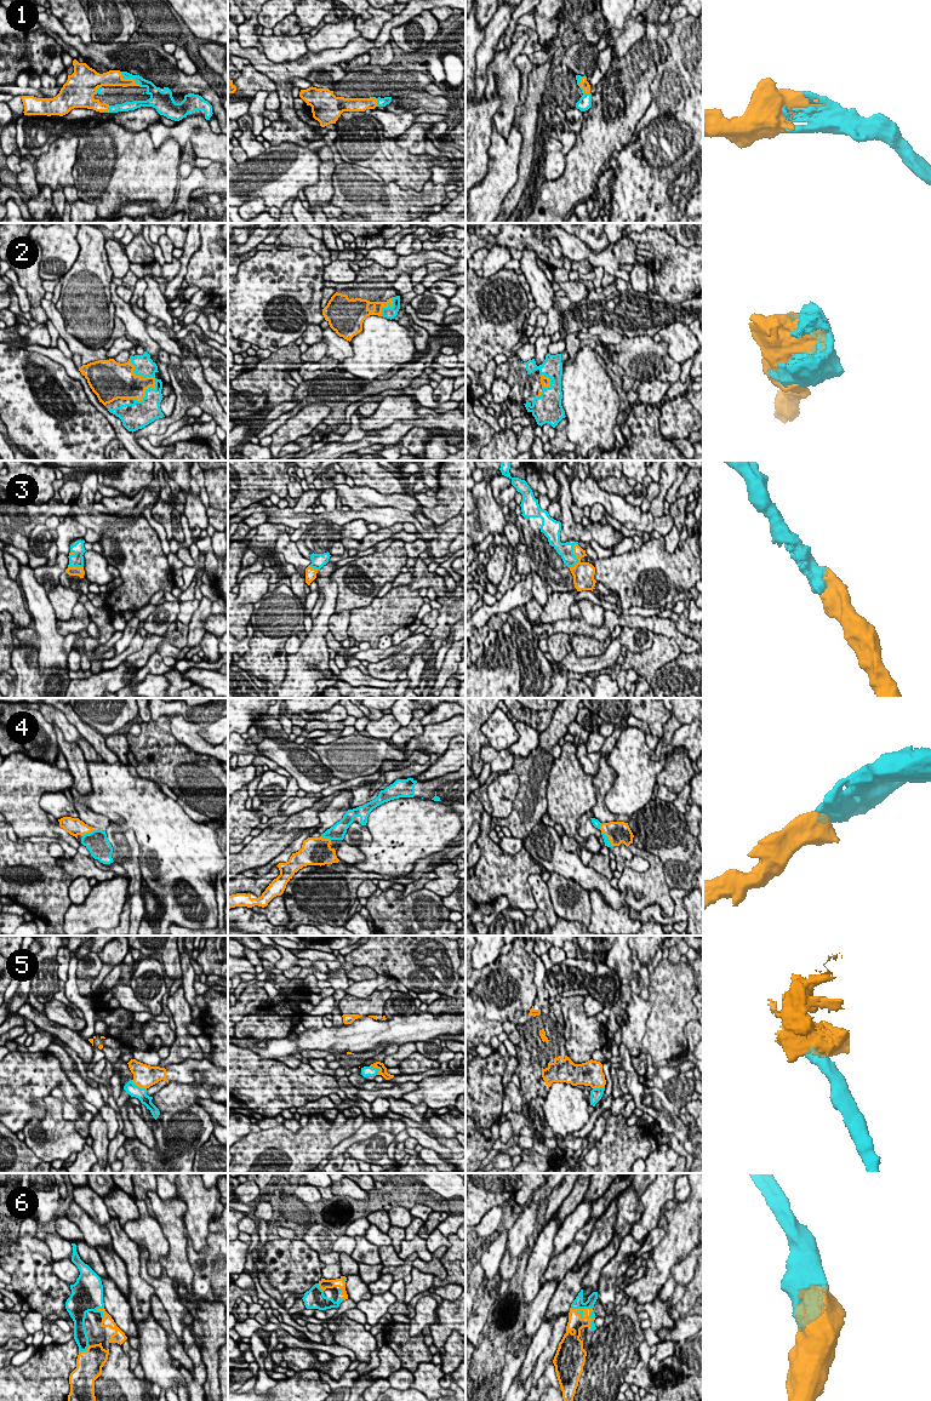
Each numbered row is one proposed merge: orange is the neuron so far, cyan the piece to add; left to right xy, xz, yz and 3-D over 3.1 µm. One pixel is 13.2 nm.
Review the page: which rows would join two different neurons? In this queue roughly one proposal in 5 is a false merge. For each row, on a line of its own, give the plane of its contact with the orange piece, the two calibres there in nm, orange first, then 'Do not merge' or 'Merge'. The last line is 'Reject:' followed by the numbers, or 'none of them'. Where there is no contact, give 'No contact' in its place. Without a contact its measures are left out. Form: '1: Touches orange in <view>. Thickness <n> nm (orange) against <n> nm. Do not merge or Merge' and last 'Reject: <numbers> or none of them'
1: Touches orange in xy. Thickness 220 nm (orange) against 120 nm. Merge
2: Touches orange in xy. Thickness 280 nm (orange) against 190 nm. Merge
3: Touches orange in yz. Thickness 280 nm (orange) against 190 nm. Merge
4: Touches orange in xy. Thickness 240 nm (orange) against 300 nm. Merge
5: Touches orange in xy. Thickness 300 nm (orange) against 160 nm. Do not merge
6: Touches orange in xy. Thickness 160 nm (orange) against 300 nm. Merge
Reject: 5

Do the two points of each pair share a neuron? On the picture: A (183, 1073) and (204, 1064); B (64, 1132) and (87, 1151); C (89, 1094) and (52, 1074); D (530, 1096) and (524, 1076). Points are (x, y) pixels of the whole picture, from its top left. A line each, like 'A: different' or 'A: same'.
A: same
B: different
C: different
D: same

